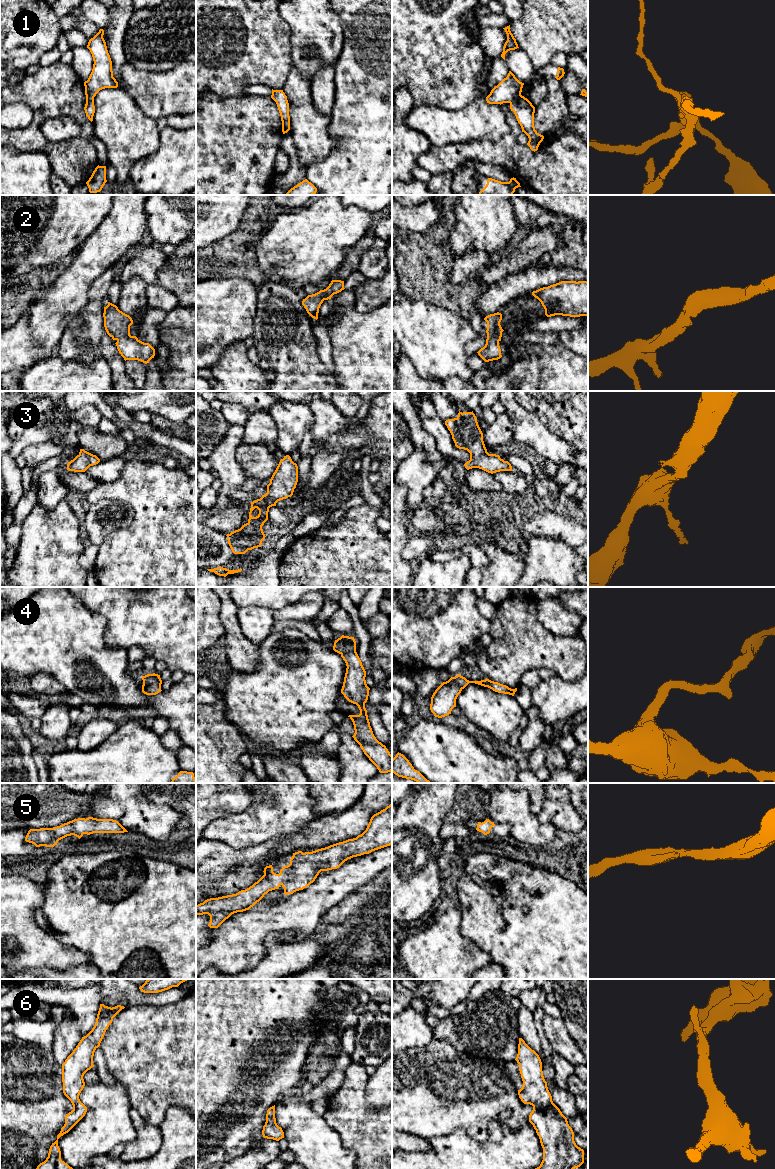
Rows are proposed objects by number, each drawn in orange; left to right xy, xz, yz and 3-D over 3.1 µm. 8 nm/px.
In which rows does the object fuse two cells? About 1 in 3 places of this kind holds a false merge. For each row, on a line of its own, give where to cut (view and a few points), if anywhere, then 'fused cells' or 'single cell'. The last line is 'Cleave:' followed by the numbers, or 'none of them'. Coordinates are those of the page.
1: yz (520, 94), (510, 103) | fused cells
2: no cut | single cell
3: no cut | single cell
4: no cut | single cell
5: no cut | single cell
6: no cut | single cell
Cleave: 1

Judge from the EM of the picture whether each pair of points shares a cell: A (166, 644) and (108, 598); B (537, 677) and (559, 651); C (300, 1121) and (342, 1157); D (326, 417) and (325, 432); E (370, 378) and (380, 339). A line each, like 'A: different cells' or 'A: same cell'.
A: same cell
B: different cells
C: same cell
D: same cell
E: same cell

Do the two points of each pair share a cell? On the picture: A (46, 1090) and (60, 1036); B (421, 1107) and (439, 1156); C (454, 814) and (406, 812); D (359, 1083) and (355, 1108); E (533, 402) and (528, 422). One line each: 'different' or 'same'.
A: different
B: different
C: different
D: same
E: different

